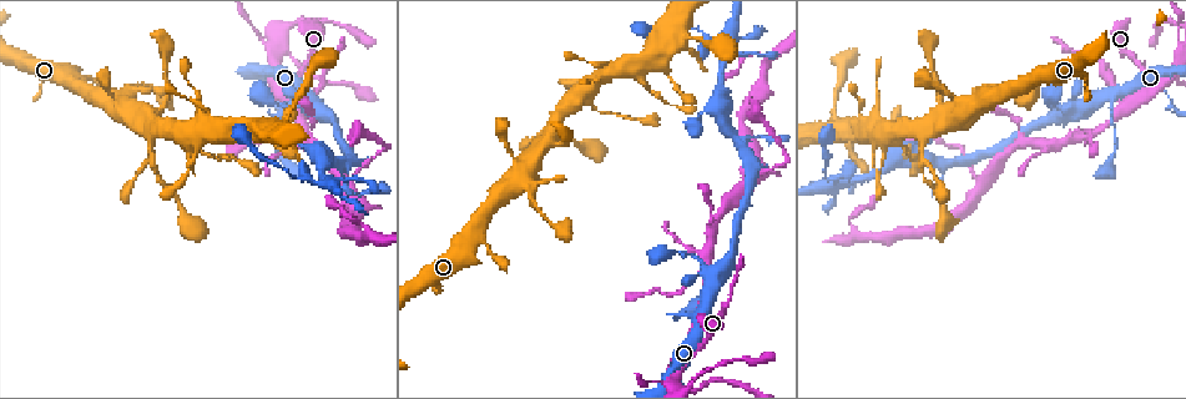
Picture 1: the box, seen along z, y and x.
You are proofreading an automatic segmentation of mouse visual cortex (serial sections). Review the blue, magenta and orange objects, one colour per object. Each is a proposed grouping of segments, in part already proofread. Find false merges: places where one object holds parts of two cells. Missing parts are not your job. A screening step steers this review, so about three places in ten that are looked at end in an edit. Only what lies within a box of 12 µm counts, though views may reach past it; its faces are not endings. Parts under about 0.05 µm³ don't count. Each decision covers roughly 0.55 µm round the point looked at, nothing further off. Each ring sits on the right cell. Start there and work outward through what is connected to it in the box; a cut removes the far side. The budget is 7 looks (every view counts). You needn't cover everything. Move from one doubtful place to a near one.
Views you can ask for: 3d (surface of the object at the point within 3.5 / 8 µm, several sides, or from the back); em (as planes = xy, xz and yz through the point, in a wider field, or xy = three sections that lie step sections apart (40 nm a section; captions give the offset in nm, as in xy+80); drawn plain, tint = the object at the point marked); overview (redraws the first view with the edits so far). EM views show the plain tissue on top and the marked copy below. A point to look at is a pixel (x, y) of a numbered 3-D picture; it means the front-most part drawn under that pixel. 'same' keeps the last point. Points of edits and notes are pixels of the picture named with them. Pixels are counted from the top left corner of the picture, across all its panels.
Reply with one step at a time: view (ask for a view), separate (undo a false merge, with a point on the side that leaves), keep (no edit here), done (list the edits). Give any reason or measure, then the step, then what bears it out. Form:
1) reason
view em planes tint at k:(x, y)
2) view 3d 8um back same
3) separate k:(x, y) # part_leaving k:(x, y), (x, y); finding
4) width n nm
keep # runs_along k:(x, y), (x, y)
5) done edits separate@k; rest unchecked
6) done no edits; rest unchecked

arms part here
view 3d 8um at 1:(1131, 103)

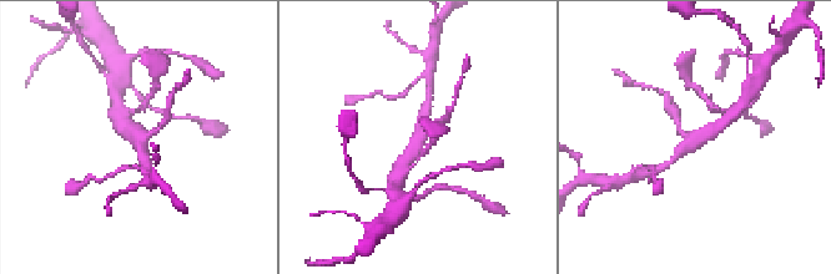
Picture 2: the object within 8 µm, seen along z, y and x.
view 3d 3.5um at 2:(138, 140)

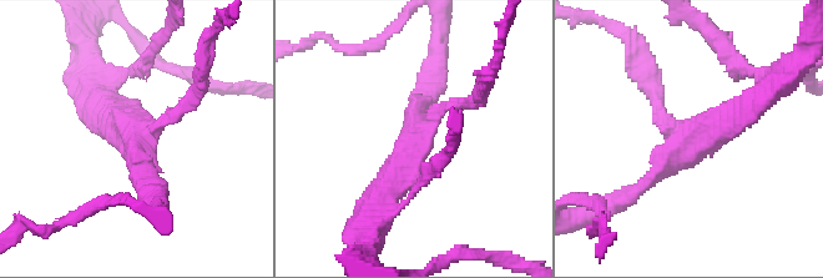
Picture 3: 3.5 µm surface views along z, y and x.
keep # all the same cell

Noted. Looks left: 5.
side arm on a straight run
view 3d 8um at 1:(1076, 139)

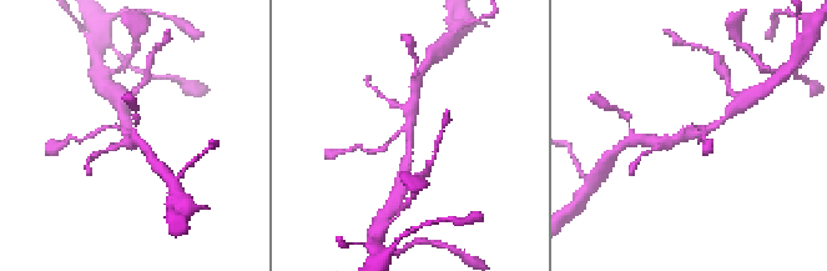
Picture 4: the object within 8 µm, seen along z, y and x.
view 3d 3.5um at 4:(409, 133)

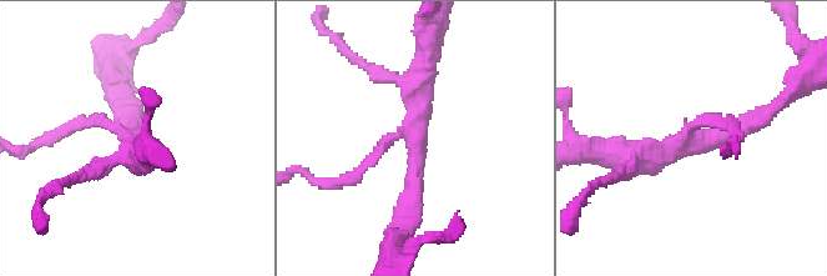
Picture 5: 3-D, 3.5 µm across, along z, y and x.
shape alone is not enough
view em xy step 5 tint at 5:(415, 140)

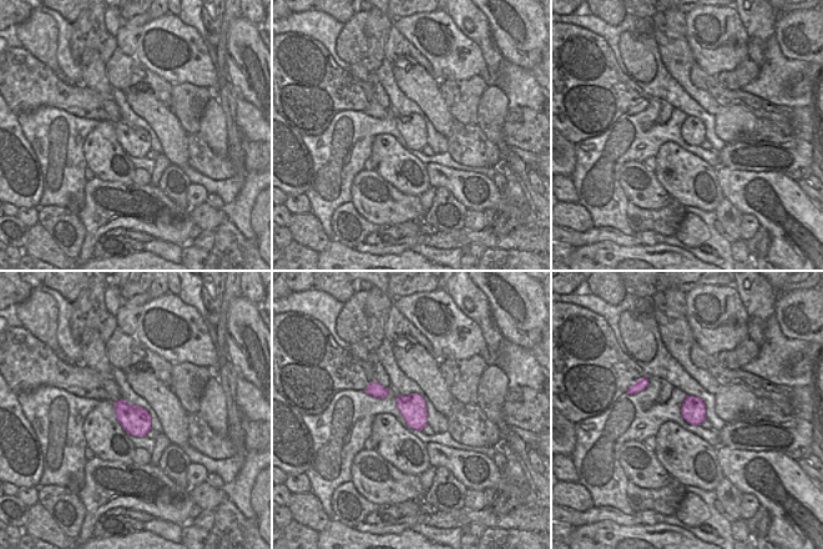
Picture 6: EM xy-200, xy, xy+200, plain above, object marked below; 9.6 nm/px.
width 260 nm
keep # runs_along 5:(768, 111), (654, 157), (619, 154); continuous, no second cell

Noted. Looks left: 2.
two arms in line, one across
view 3d 8um back at 1:(984, 184)

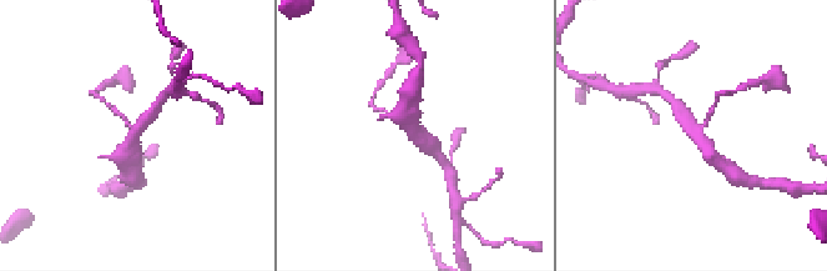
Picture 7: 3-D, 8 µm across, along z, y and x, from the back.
view em xy step 1 tint at 7:(697, 132)

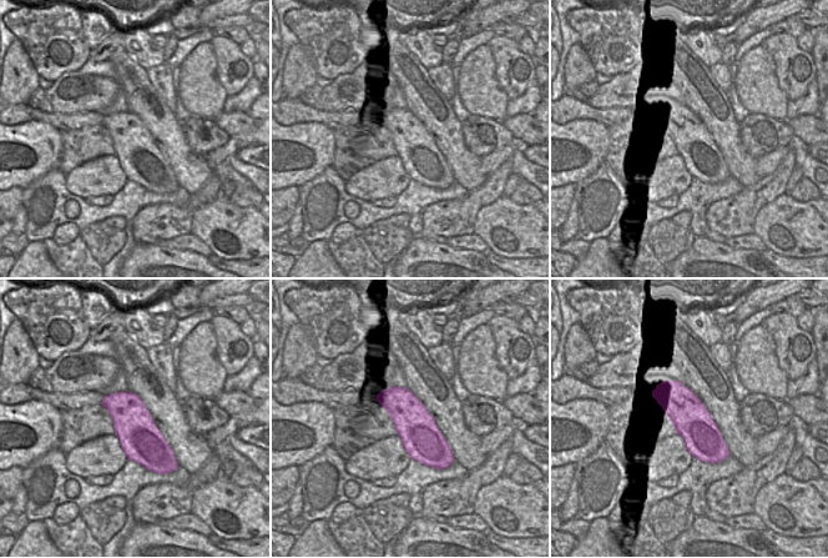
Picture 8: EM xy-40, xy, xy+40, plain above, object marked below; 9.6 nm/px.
keep # runs_along 7:(679, 109), (716, 162); continuous, no second cell

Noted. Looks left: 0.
done no edits; rest unchecked

